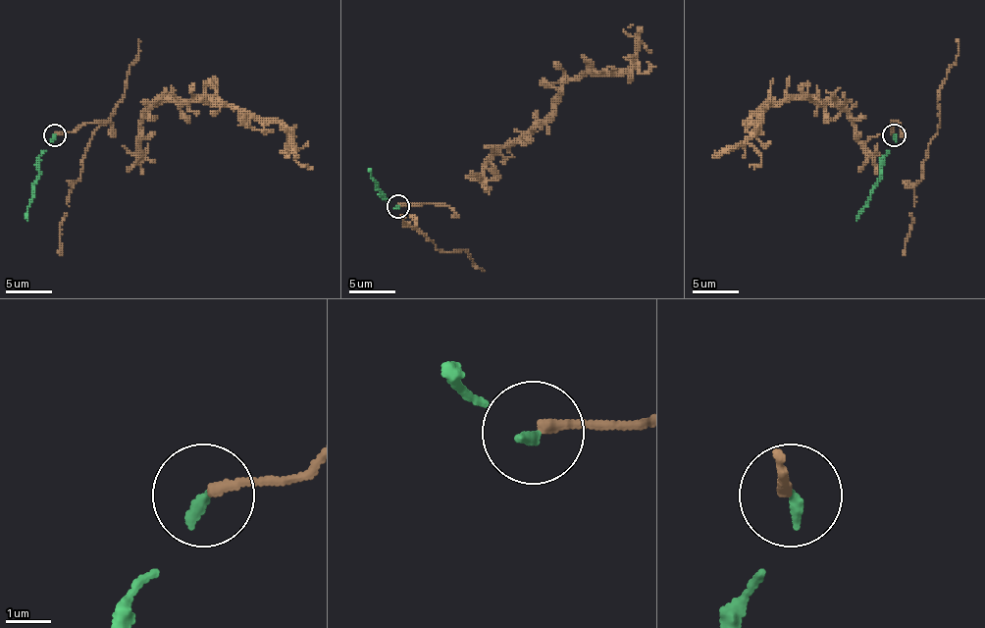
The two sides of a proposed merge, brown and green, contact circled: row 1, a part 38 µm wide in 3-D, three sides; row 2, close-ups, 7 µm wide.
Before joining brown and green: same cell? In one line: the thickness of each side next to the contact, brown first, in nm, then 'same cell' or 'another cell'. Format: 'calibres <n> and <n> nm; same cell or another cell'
calibres 240 and 220 nm; same cell

